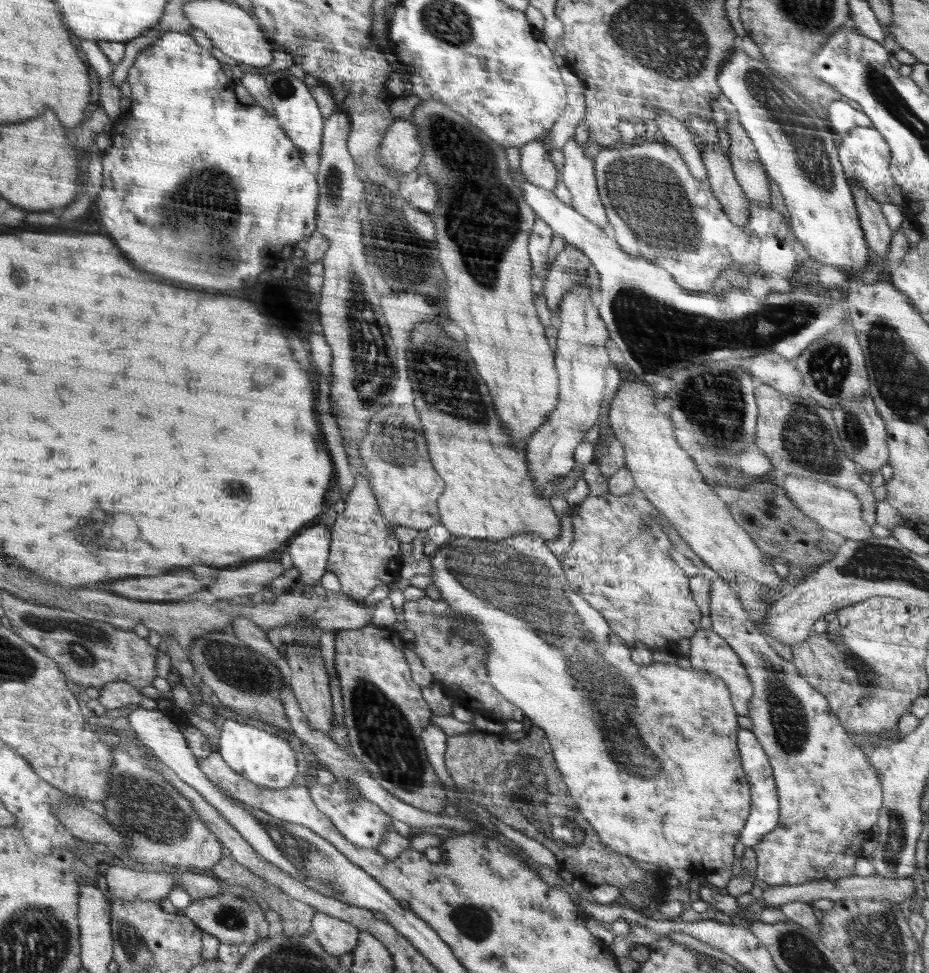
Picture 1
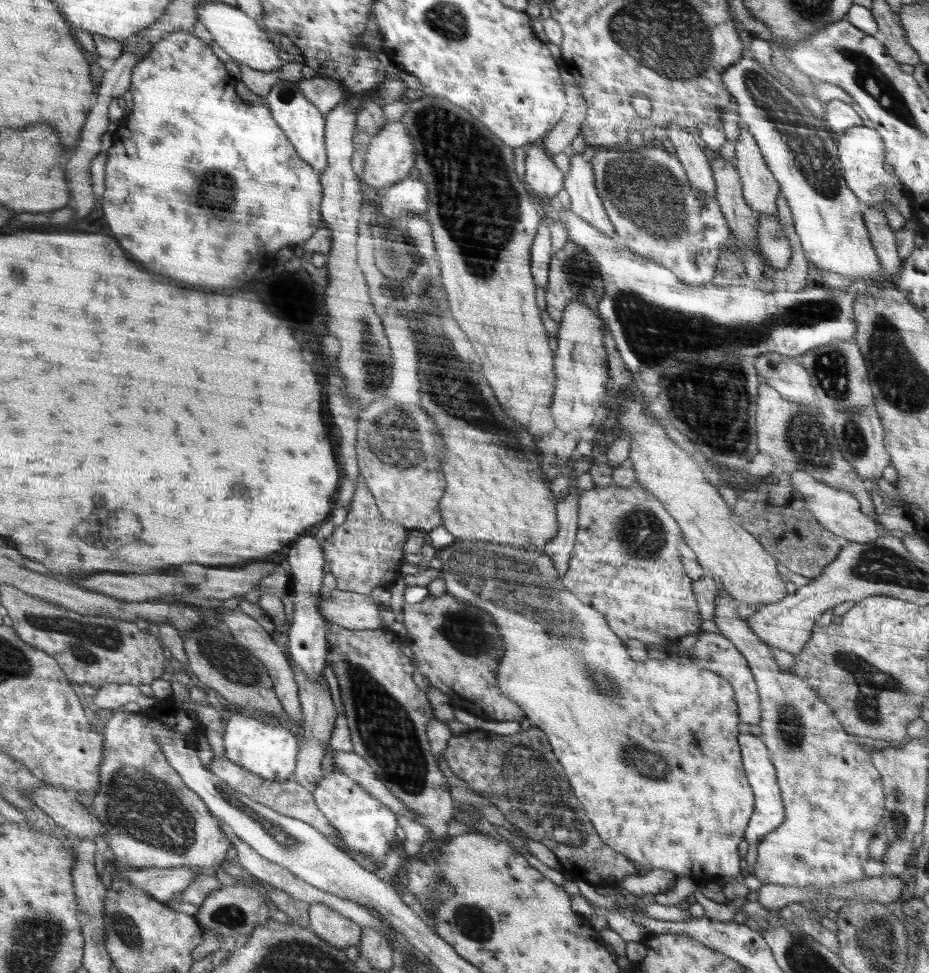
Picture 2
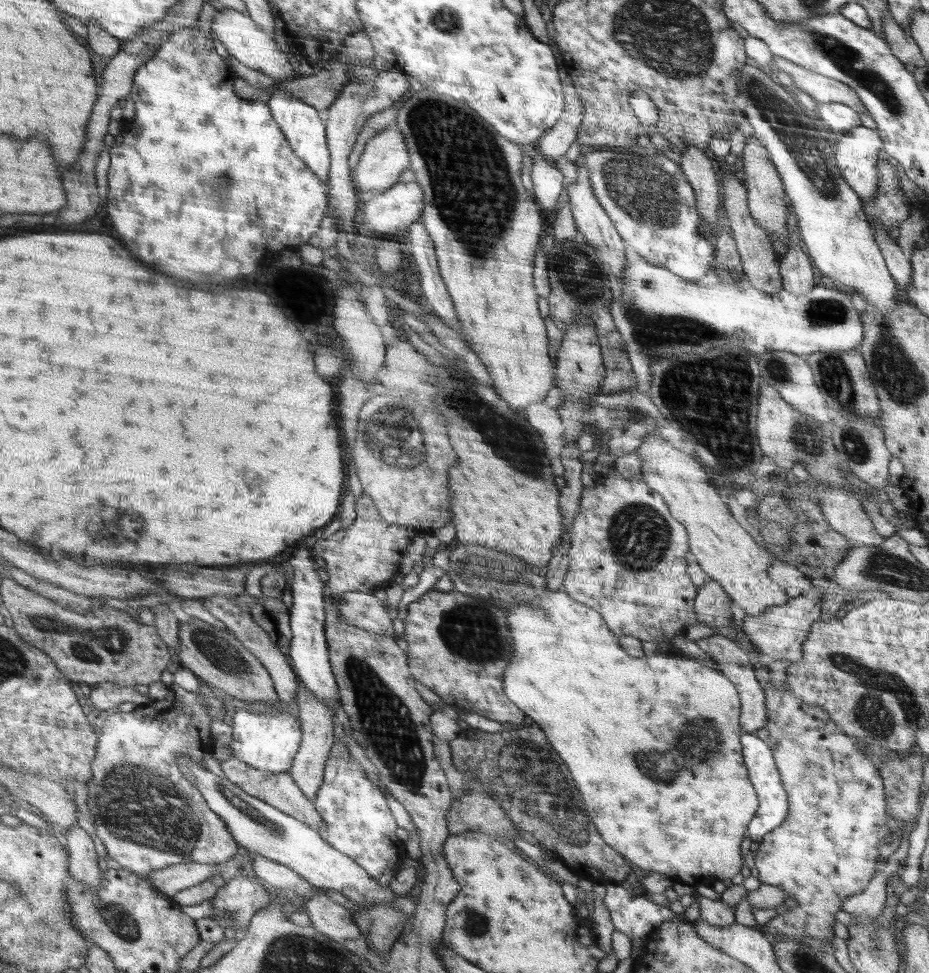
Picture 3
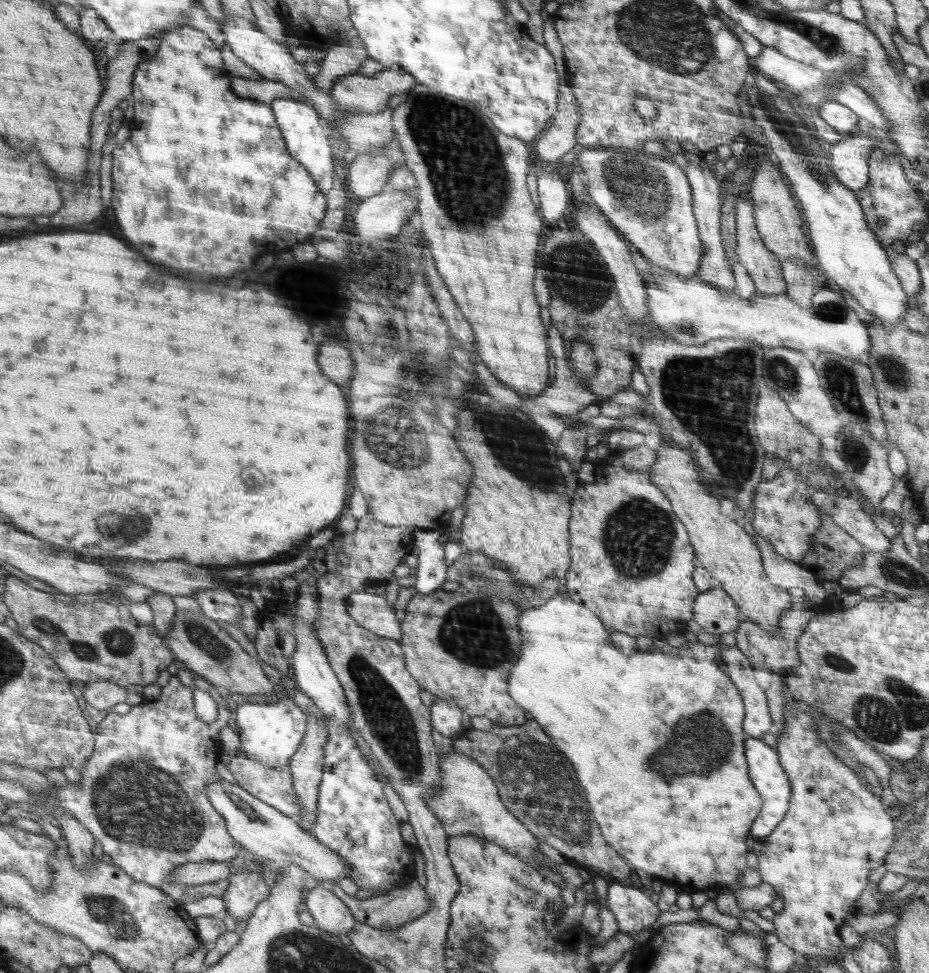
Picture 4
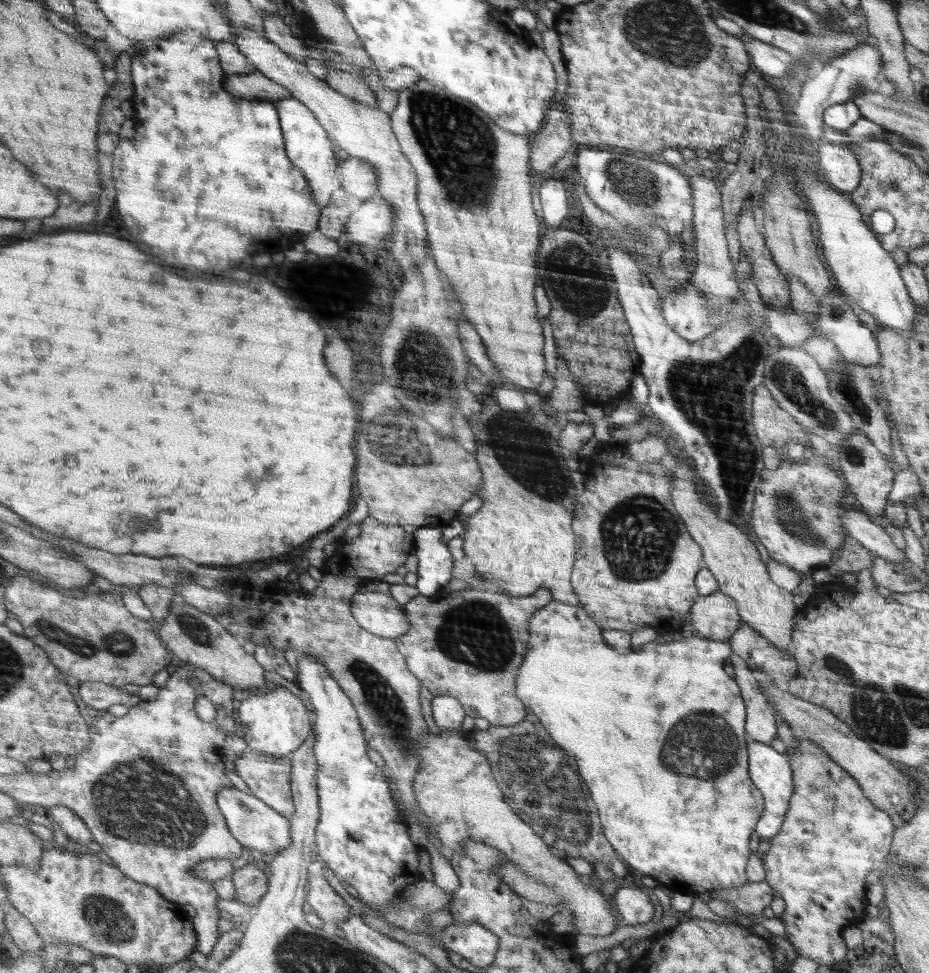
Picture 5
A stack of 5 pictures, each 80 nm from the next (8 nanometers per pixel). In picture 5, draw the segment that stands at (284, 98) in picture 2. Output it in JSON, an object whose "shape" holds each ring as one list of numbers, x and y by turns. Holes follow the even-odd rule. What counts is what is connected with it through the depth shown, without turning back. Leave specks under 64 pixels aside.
{"shape":[[292,96,278,100,274,102,274,105,278,108,279,123,286,144,287,157,307,178,314,200,318,203,318,208,322,210,328,206,330,194,336,188,336,176,334,176,336,158,332,154,330,140,326,138,328,136,327,129,322,128,322,123,308,106]]}

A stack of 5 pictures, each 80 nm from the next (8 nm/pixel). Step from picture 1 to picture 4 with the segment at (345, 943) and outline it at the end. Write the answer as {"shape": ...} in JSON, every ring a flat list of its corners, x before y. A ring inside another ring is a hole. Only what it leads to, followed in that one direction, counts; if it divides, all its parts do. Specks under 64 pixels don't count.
{"shape":[[318,883,317,887,310,890,304,904,319,929,337,935,343,933,345,936,354,930,357,920,326,884]]}

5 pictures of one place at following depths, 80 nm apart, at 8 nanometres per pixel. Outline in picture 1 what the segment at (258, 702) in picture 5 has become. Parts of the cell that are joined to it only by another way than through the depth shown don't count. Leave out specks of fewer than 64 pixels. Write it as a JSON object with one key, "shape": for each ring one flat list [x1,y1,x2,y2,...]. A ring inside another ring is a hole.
{"shape":[[226,720,221,731,216,753,220,754,232,770,245,776,250,782,266,788,288,788,294,784,298,764,294,750,288,746,284,738,270,736,266,732,260,732,248,724,238,724,234,720]]}

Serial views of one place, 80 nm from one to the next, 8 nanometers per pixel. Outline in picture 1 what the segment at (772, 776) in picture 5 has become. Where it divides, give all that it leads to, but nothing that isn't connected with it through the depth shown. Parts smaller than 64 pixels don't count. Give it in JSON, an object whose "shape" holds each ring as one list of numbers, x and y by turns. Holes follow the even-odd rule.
{"shape":[[740,730,739,754,744,754,743,770,748,770,748,778,752,778,752,818,747,819,748,826,744,826,744,834,740,834,739,841,746,847,753,847,758,845,764,836,767,836,780,824,778,823,778,820,780,820,779,798,776,796,776,786,774,786,774,778,772,778,772,768,768,764,768,756,751,731]]}

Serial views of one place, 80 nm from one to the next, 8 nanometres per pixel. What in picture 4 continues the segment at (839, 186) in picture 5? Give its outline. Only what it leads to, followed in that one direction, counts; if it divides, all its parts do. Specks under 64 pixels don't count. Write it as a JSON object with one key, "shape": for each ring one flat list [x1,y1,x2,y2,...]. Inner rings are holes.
{"shape":[[859,128,830,145,829,159,836,178,855,192,866,188,870,180,870,156,876,148,884,148,880,139]]}

